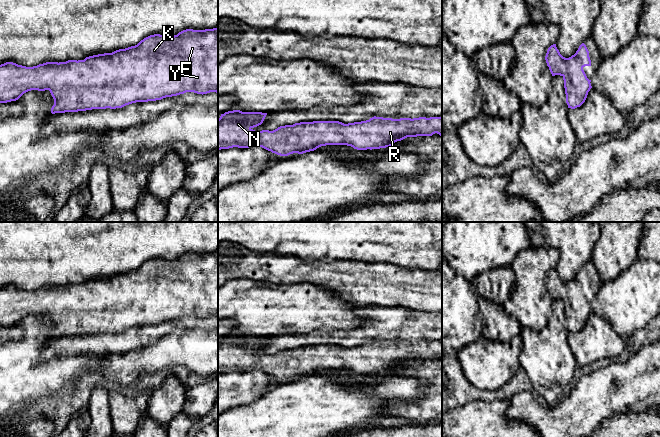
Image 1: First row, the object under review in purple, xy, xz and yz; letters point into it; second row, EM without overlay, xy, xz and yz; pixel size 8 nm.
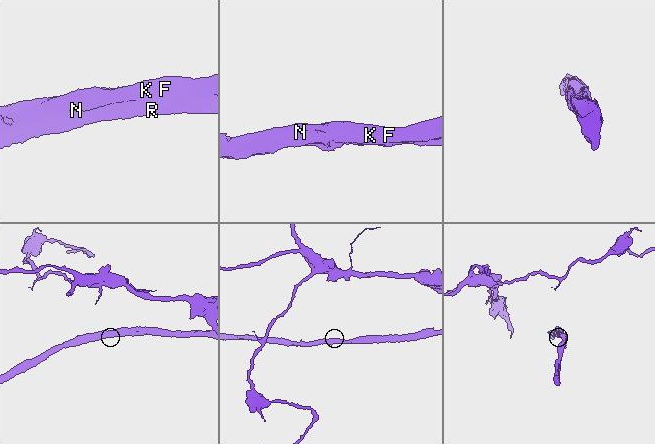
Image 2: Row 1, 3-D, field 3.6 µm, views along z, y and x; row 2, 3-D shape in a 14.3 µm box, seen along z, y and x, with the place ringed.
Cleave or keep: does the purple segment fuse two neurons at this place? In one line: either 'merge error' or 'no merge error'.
no merge error

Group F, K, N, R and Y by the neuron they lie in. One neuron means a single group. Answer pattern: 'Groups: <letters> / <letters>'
Groups: F K N R Y

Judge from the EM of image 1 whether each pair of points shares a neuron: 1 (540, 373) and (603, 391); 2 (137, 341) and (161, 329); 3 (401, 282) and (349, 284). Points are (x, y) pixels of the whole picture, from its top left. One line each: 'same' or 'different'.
1: different
2: same
3: same

